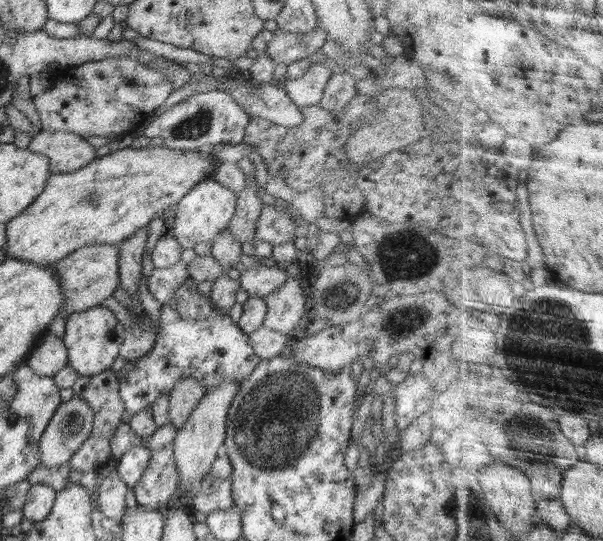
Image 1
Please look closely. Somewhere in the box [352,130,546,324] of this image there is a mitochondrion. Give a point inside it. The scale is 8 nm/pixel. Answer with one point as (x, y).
(403, 255)

